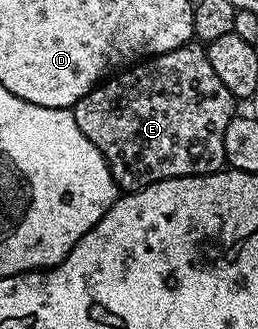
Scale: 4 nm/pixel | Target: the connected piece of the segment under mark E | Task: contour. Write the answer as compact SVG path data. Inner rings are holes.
M186 44L166 54L146 58L96 85L71 107L79 132L99 148L118 191L142 190L159 180L213 174L226 165L223 132L235 117L235 99L211 68L208 49Z

